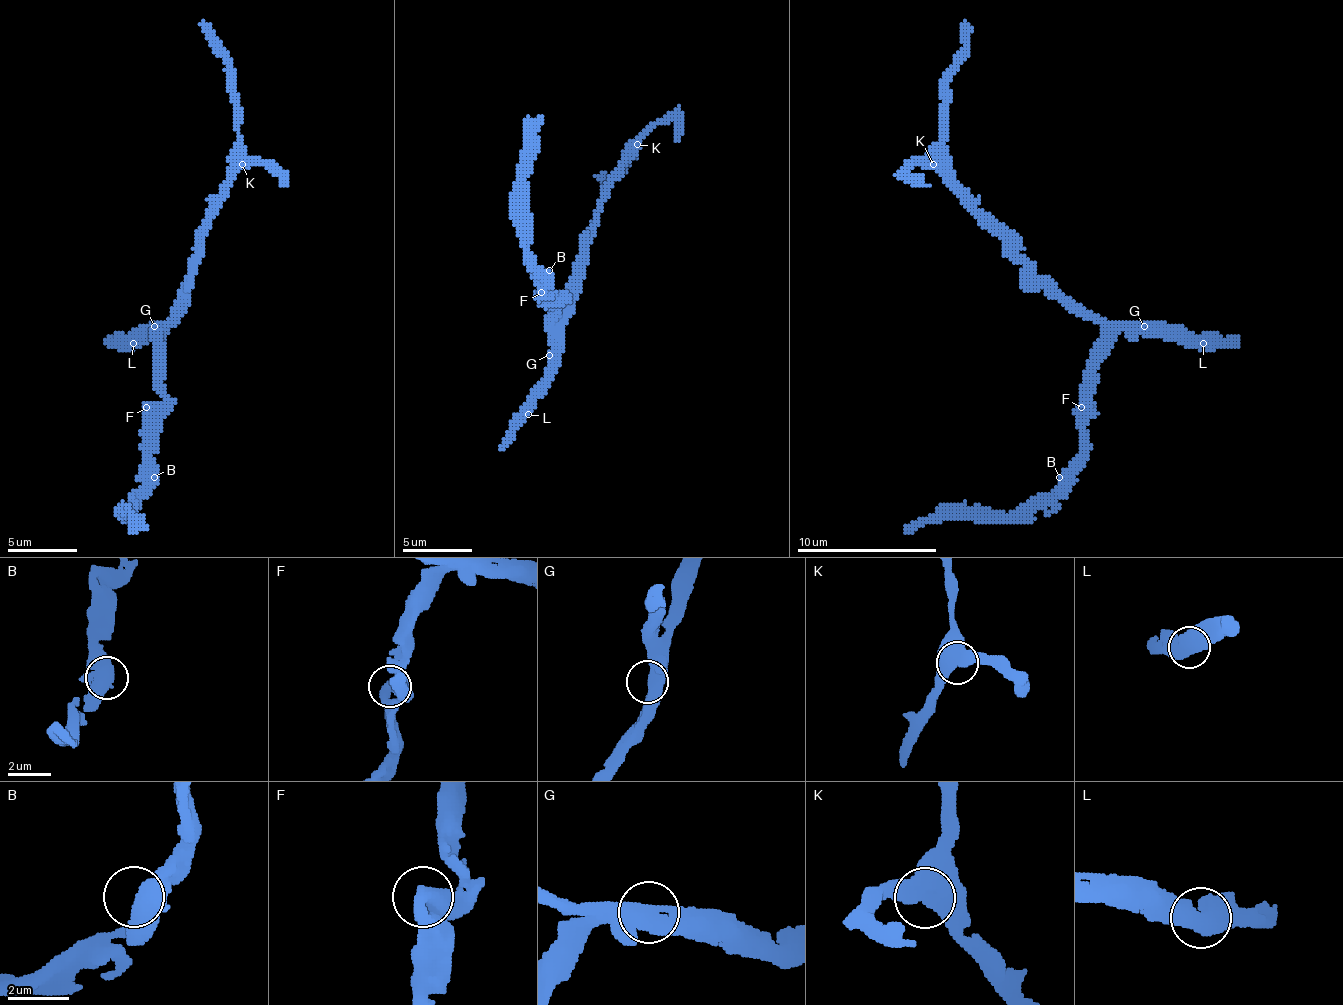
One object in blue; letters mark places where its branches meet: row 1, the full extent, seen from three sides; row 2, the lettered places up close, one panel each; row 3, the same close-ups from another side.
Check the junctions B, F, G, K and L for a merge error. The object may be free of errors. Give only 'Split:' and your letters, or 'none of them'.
Split: none of them

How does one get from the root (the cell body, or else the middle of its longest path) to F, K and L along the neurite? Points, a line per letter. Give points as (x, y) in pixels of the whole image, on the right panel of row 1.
F: (1084, 315), (1091, 315), (1102, 326), (1102, 361), (1091, 378), (1091, 403), (1081, 406)
K: (1084, 315), (1077, 315), (1035, 273), (1017, 249), (933, 164)
L: (1084, 315), (1098, 315), (1109, 322), (1130, 322), (1147, 329), (1179, 329), (1189, 340), (1200, 340), (1203, 343)

